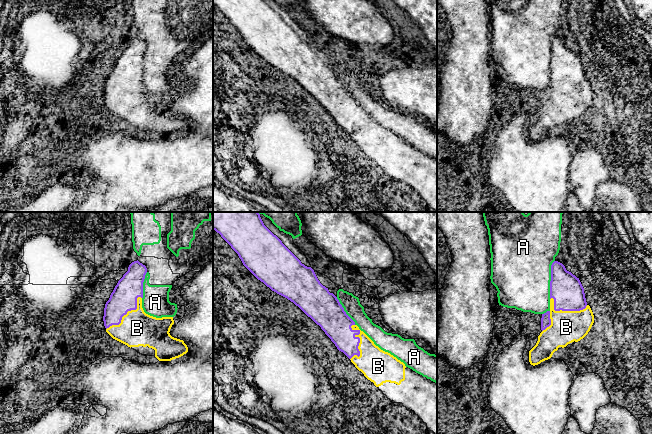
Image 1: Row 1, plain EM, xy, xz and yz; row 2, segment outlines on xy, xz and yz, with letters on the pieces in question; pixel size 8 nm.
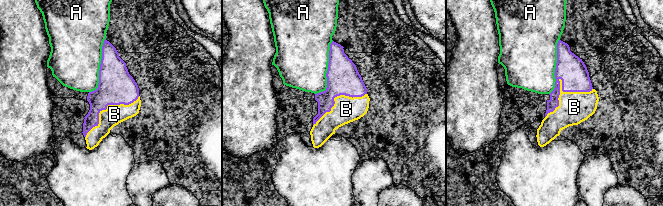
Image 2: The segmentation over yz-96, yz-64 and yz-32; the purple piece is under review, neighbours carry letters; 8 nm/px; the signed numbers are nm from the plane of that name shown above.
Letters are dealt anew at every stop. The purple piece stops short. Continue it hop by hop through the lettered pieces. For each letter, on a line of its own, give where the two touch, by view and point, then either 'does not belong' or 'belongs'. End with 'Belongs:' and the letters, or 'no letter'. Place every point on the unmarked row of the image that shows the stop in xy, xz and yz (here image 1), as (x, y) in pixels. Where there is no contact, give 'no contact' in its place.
A: meets purple in yz at (551, 55); does not belong
B: meets purple in xz at (359, 118); belongs
Belongs: B

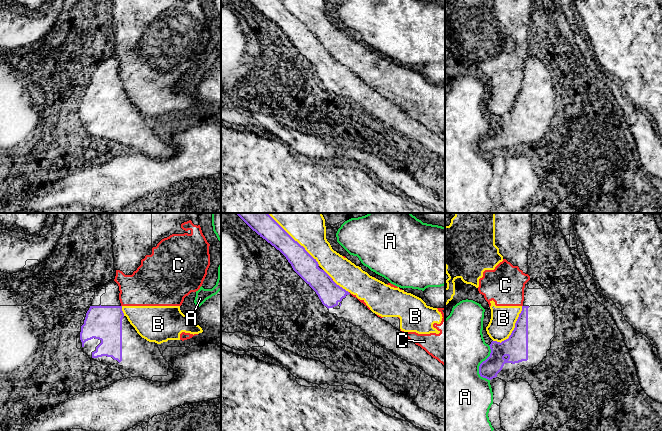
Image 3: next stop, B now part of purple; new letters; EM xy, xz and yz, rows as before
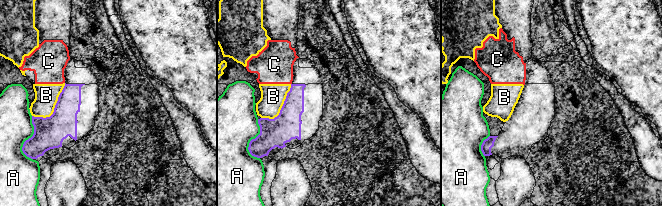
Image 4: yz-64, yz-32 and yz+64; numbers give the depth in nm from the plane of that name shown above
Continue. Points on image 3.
A: meets purple in yz at (480, 140); does not belong
B: meets purple in yz at (514, 105); does not belong
C: no contact; does not belong
Belongs: no letter

